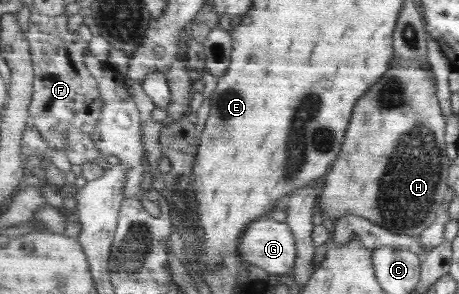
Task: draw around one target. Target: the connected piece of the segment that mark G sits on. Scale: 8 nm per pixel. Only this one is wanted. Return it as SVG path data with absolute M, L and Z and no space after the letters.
M269 215L250 224L240 239L242 262L280 275L291 273L296 265L297 241L292 228Z

